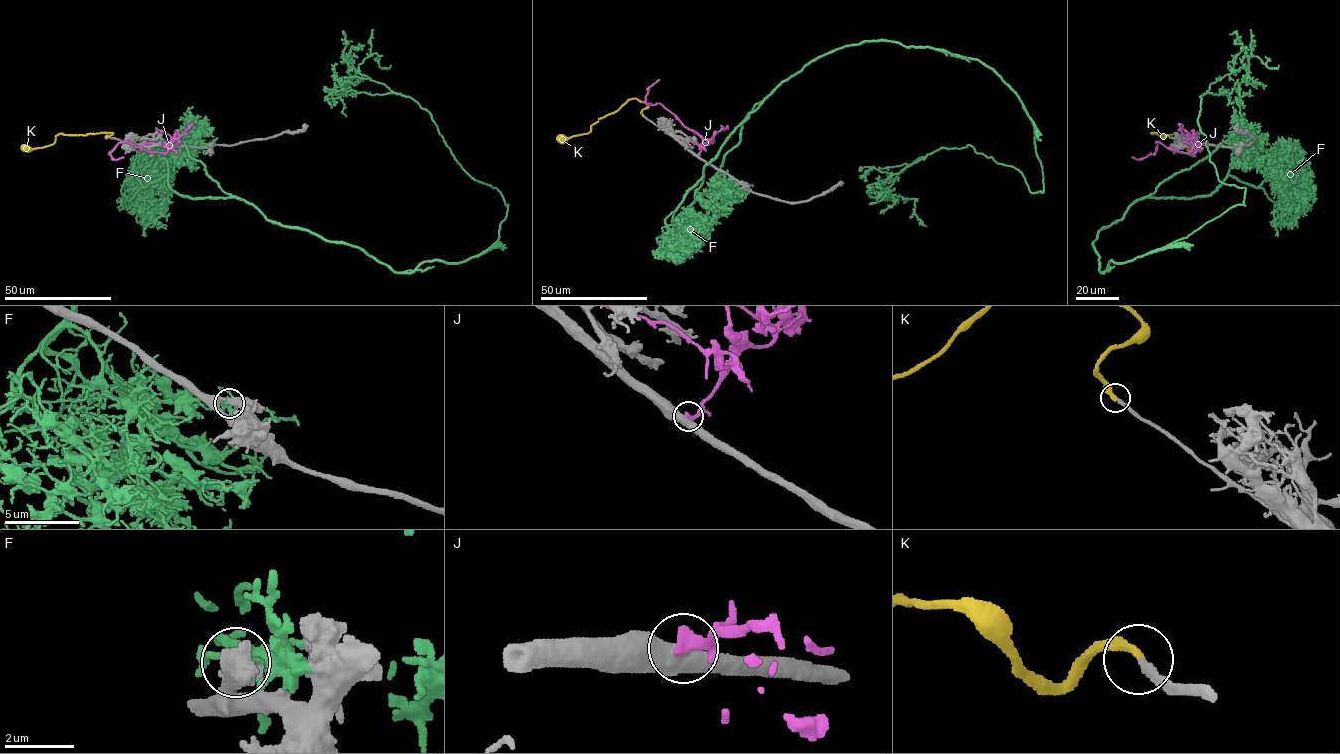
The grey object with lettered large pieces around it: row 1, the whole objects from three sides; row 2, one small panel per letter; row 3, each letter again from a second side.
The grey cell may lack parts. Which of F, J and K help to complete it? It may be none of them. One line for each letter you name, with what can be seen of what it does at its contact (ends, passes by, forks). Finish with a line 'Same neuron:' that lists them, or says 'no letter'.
K: It ends there
Same neuron: K

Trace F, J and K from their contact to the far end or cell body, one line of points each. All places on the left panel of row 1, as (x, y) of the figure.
F: (207, 144), (185, 142), (268, 220), (399, 272), (477, 256), (501, 193), (413, 99), (335, 79), (391, 65)
J: (161, 143), (167, 142), (167, 154), (149, 152), (121, 142), (110, 154), (114, 159), (123, 157)
K: (108, 136), (112, 133), (60, 133), (52, 144), (21, 147)

